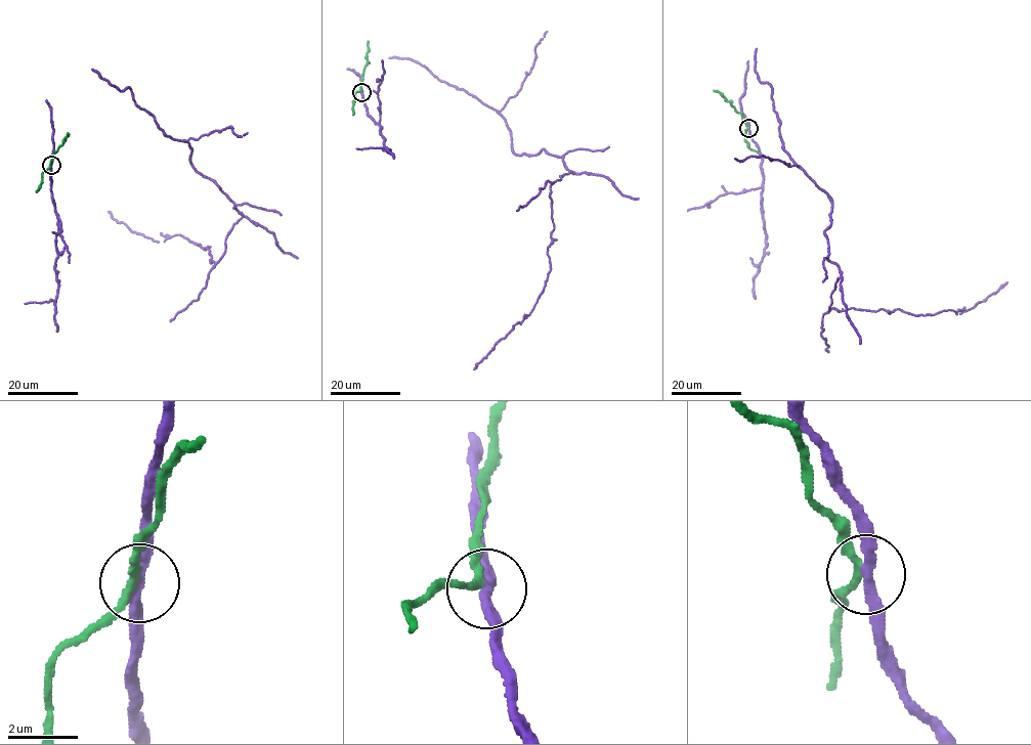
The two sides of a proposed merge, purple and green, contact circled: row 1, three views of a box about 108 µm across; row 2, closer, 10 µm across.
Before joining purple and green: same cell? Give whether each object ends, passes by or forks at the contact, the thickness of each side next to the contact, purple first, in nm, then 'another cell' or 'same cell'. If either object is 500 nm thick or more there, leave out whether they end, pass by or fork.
purple passes by | green passes by | 280/200 nm | another cell

